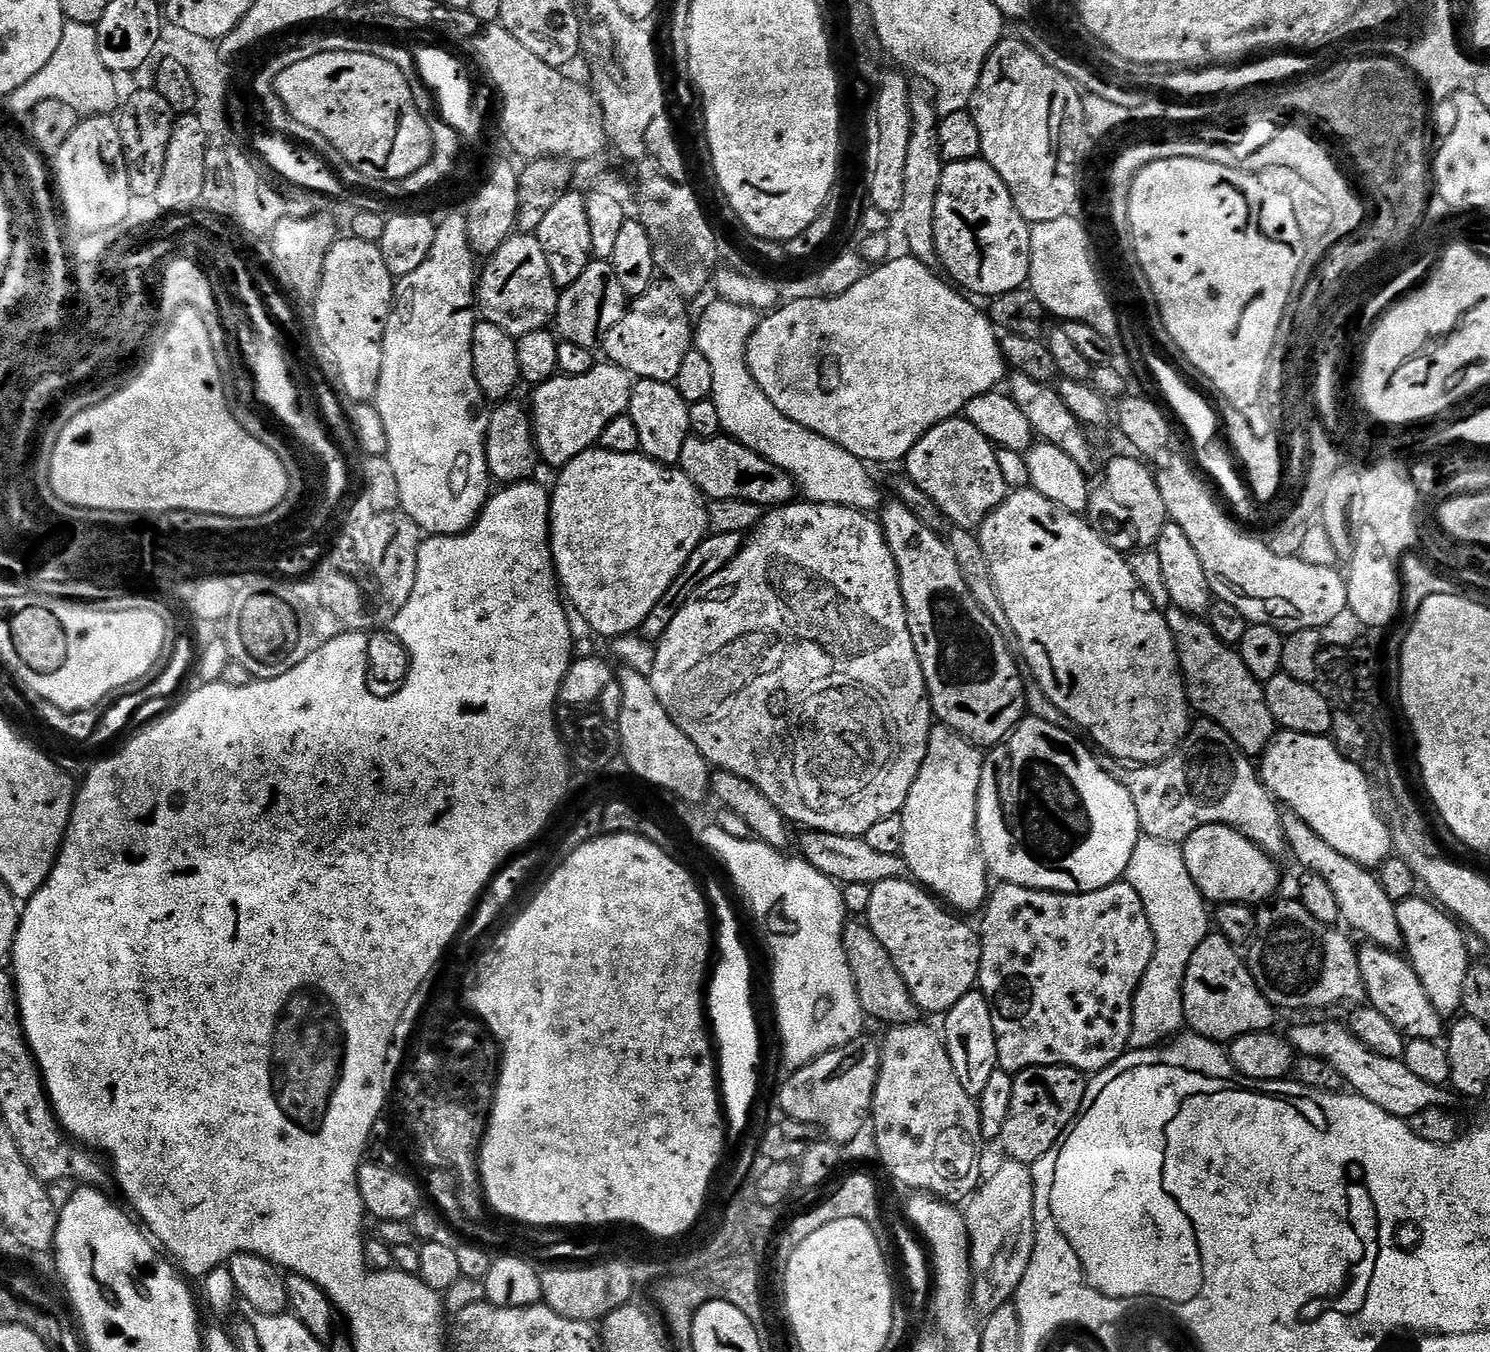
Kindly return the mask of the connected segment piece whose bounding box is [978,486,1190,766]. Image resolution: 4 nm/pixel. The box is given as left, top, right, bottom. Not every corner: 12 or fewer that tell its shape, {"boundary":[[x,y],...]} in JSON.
{"boundary":[[1031,486],[978,535],[1019,655],[1099,751],[1190,727],[1167,615]]}

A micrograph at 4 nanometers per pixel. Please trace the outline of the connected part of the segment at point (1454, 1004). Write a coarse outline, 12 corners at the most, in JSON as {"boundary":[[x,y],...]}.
{"boundary":[[1428,898],[1396,905],[1406,959],[1445,1018],[1461,1011],[1465,929]]}

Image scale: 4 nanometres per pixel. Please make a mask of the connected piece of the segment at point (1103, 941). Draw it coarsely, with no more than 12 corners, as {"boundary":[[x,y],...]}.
{"boundary":[[1000,882],[978,988],[1001,1069],[1129,1051],[1156,945],[1134,886]]}

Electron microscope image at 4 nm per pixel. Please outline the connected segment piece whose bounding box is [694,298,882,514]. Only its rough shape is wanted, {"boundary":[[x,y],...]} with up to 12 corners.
{"boundary":[[757,309],[695,321],[723,431],[805,501],[875,513],[869,465],[786,418],[748,369]]}

